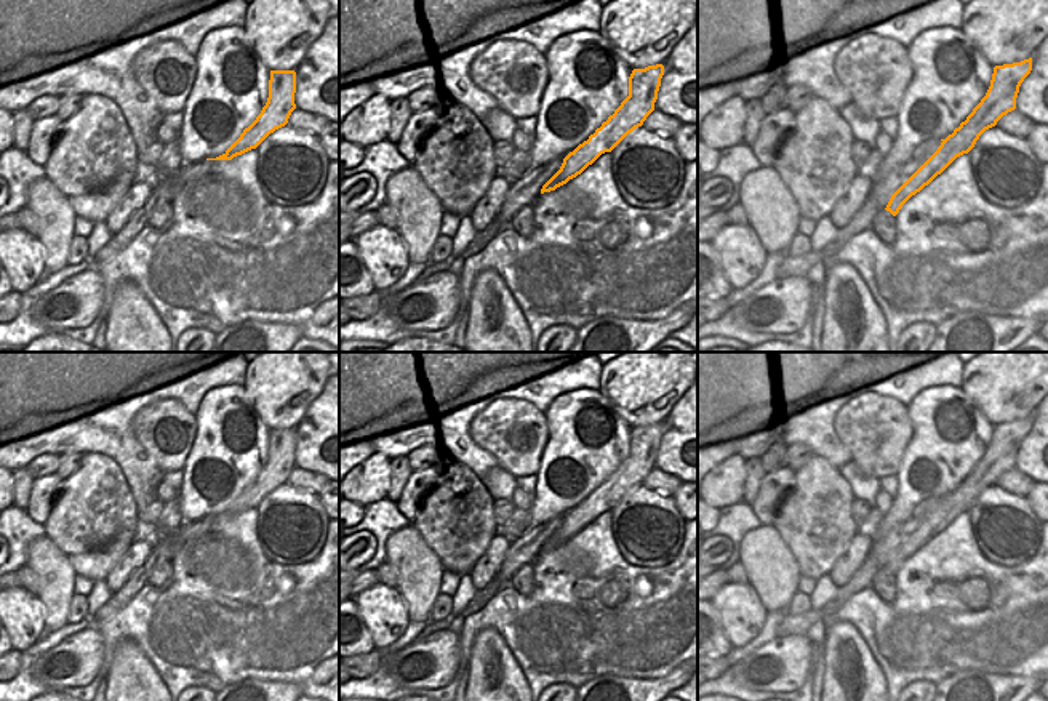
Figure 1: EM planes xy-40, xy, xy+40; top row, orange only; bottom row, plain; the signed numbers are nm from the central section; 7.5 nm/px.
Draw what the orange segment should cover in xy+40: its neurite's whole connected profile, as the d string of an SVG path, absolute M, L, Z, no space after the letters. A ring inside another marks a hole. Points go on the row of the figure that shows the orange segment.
M1032 58L995 66L990 86L981 102L952 134L941 139L938 150L891 195L885 210L896 216L912 195L928 186L957 157L968 154L986 130L1014 110L1019 86L1030 70Z

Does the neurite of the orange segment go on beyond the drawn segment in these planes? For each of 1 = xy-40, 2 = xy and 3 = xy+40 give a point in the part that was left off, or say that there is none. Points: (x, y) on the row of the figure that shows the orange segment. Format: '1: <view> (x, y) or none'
1: none
2: none
3: none

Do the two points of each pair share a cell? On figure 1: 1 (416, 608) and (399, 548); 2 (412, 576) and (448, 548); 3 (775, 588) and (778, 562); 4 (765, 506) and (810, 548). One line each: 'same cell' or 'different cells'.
1: same cell
2: different cells
3: same cell
4: different cells

